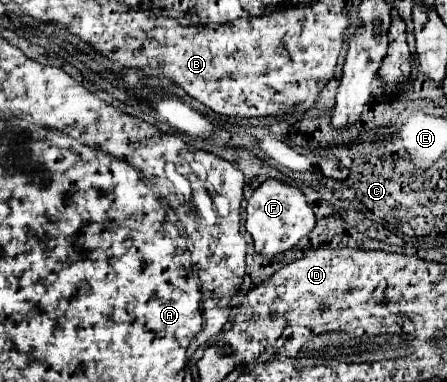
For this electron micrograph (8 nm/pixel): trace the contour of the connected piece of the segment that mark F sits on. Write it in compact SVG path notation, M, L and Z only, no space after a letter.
M267 179L263 181L247 201L247 221L245 229L251 233L255 251L267 257L273 257L277 253L283 253L291 247L295 247L305 235L311 233L315 227L315 215L311 205L307 203L303 191L299 187L287 185L279 179Z

